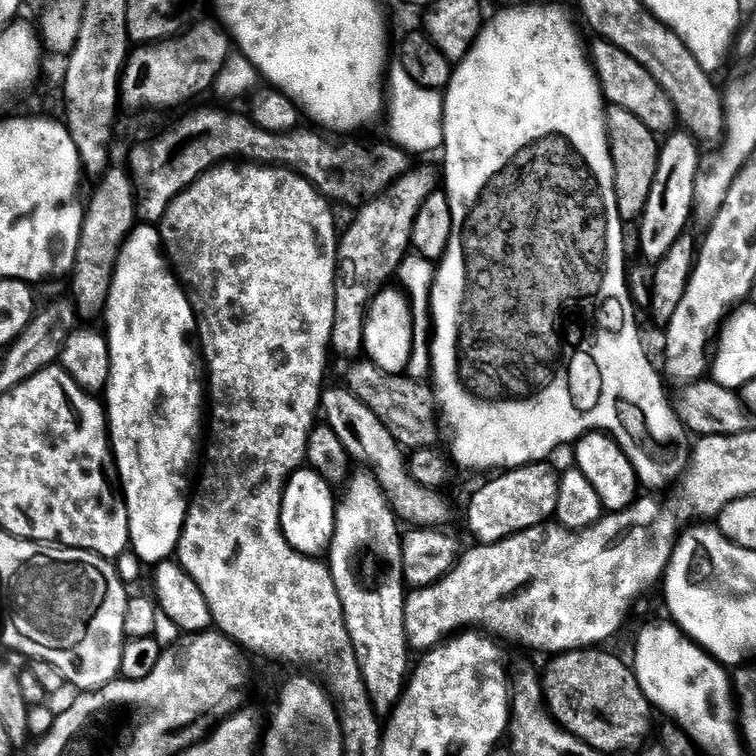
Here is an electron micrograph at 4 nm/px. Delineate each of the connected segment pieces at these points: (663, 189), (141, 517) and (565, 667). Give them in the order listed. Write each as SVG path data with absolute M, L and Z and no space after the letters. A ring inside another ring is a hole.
M676 130L663 141L660 150L658 178L654 178L654 190L650 190L650 202L638 221L640 248L648 262L659 262L662 257L689 231L688 219L692 207L698 204L696 179L701 174L700 148L697 137L687 130ZM669 139L669 140L668 140ZM668 140L668 141L667 141Z
M144 227L127 245L126 263L119 269L116 283L112 285L112 298L106 305L106 335L112 351L114 377L106 389L106 411L116 467L122 481L124 499L128 501L132 534L130 548L140 559L141 565L155 566L169 559L179 549L184 524L188 521L188 475L192 472L192 463L200 448L204 412L206 416L206 364L200 361L196 353L196 340L192 337L196 324L198 328L194 301L162 247L160 228Z
M597 646L553 655L548 673L542 676L544 703L552 719L565 732L602 754L639 749L652 732L654 709L629 661L627 664L614 653L604 651L608 650Z

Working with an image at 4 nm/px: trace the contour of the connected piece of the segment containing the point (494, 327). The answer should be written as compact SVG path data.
M508 8L505 12L500 12L496 17L489 19L484 25L484 31L480 33L479 40L472 48L471 54L466 59L459 61L455 65L452 81L444 92L444 147L442 149L442 172L496 172L496 184L508 184L508 216L520 216L520 228L512 230L452 230L452 237L448 243L448 249L444 251L444 256L438 262L436 268L436 281L432 287L432 375L430 377L430 387L436 393L436 406L439 419L443 427L452 431L452 437L448 440L447 451L450 453L450 460L453 465L465 468L468 472L488 472L493 470L511 470L514 468L524 468L528 464L538 464L549 459L555 448L560 448L563 444L568 446L575 445L581 436L587 436L590 432L603 432L611 434L616 443L626 455L632 460L632 465L636 471L637 481L641 485L649 484L652 488L664 488L667 484L672 484L683 477L688 469L690 459L690 440L688 444L689 429L683 420L680 419L674 404L668 401L668 392L664 389L666 380L663 375L652 365L652 360L648 357L648 352L644 349L644 340L640 337L640 324L636 321L638 309L632 295L628 289L628 273L630 263L624 257L624 228L626 222L618 214L618 198L614 190L614 162L612 161L612 147L608 145L608 127L606 126L606 101L604 93L600 91L600 80L596 77L596 71L592 69L592 61L586 51L586 44L580 41L580 36L576 33L576 28L572 25L572 20L560 8Z

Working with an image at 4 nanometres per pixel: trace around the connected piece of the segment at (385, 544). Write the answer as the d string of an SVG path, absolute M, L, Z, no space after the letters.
M353 471L344 490L336 505L336 529L326 563L338 586L338 598L342 598L344 621L372 705L377 713L391 714L404 696L414 667L408 661L410 596L404 593L402 524L374 471Z

